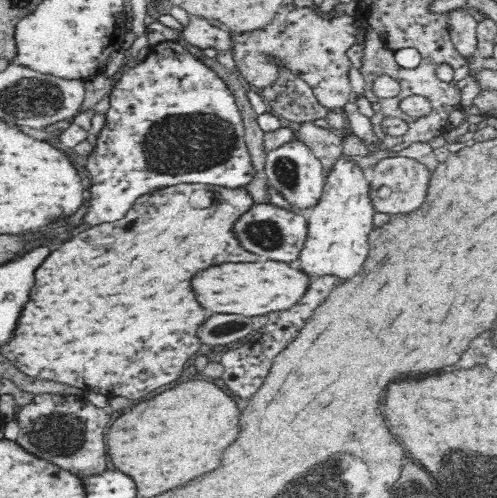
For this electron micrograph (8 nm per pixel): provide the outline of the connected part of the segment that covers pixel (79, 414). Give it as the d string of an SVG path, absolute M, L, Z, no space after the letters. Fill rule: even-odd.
M37 394L18 410L16 443L30 454L51 462L80 478L97 477L112 468L107 454L106 430L110 428L110 411L92 405L83 394Z

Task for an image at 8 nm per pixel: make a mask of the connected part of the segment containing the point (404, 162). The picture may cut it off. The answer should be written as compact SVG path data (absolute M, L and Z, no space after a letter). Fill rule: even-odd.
M397 155L378 160L369 168L367 175L371 181L373 206L378 213L408 214L422 206L431 172L419 160Z

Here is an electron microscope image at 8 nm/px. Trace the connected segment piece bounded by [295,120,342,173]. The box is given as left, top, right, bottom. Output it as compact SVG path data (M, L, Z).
M312 120L297 124L295 129L296 138L307 144L312 152L315 152L324 167L324 172L327 173L330 166L334 164L336 156L342 152L342 138L334 135L329 129L316 126Z

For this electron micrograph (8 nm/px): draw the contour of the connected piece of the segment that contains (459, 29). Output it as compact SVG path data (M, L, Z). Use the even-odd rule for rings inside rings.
M455 7L446 17L447 29L451 41L463 56L475 53L477 18L472 10L466 7Z

